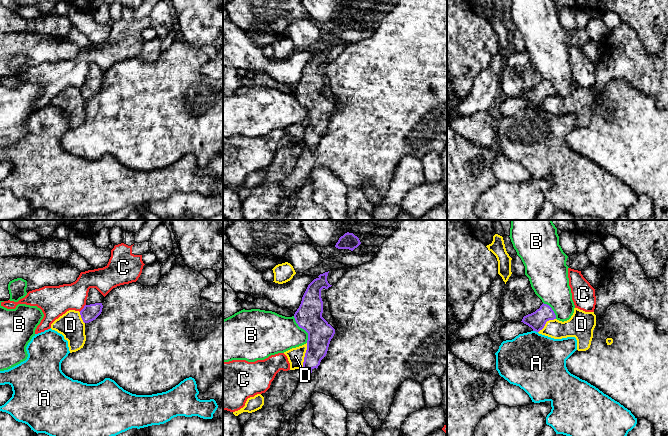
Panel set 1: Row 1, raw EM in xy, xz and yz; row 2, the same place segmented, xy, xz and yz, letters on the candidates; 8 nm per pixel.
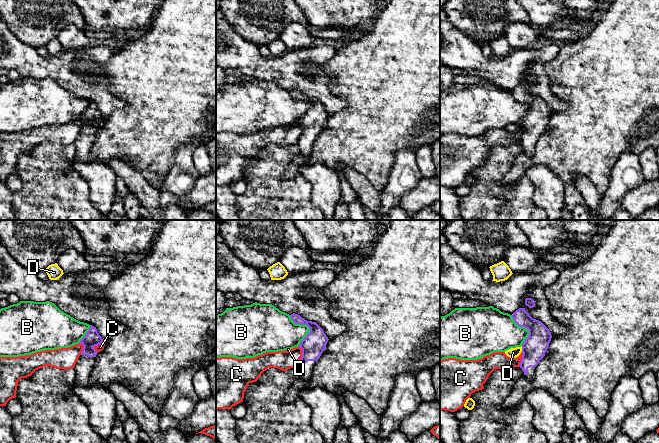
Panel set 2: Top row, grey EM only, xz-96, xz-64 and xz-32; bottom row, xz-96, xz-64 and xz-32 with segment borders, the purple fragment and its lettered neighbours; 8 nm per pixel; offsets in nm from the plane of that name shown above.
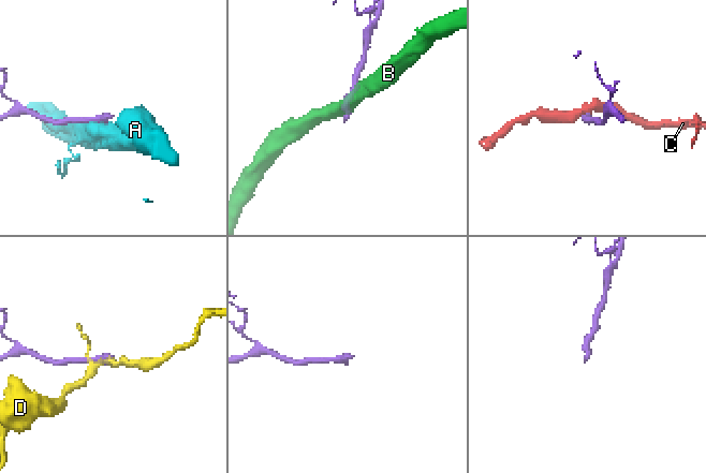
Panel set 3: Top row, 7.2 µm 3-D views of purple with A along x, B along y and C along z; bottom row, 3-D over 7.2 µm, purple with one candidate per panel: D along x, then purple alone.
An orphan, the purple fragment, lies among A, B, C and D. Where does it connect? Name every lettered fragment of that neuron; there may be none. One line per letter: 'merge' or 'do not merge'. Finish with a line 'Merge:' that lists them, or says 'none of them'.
A: do not merge
B: do not merge
C: do not merge
D: do not merge
Merge: none of them

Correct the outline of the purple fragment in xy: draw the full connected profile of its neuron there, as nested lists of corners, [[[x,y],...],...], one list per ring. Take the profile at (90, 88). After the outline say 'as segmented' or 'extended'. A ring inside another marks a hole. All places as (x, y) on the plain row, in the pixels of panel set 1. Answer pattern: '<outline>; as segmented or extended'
[[[96,64],[89,65],[86,81],[80,87],[84,99],[95,96],[101,90],[103,76],[104,72]]]; extended

